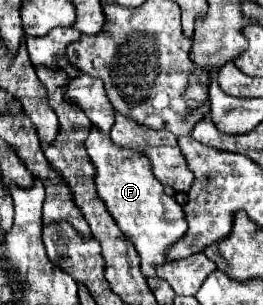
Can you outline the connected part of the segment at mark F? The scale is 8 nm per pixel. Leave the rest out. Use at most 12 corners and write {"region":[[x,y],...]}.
{"region":[[94,127],[86,151],[96,191],[158,277],[186,235],[182,207],[144,153]]}

